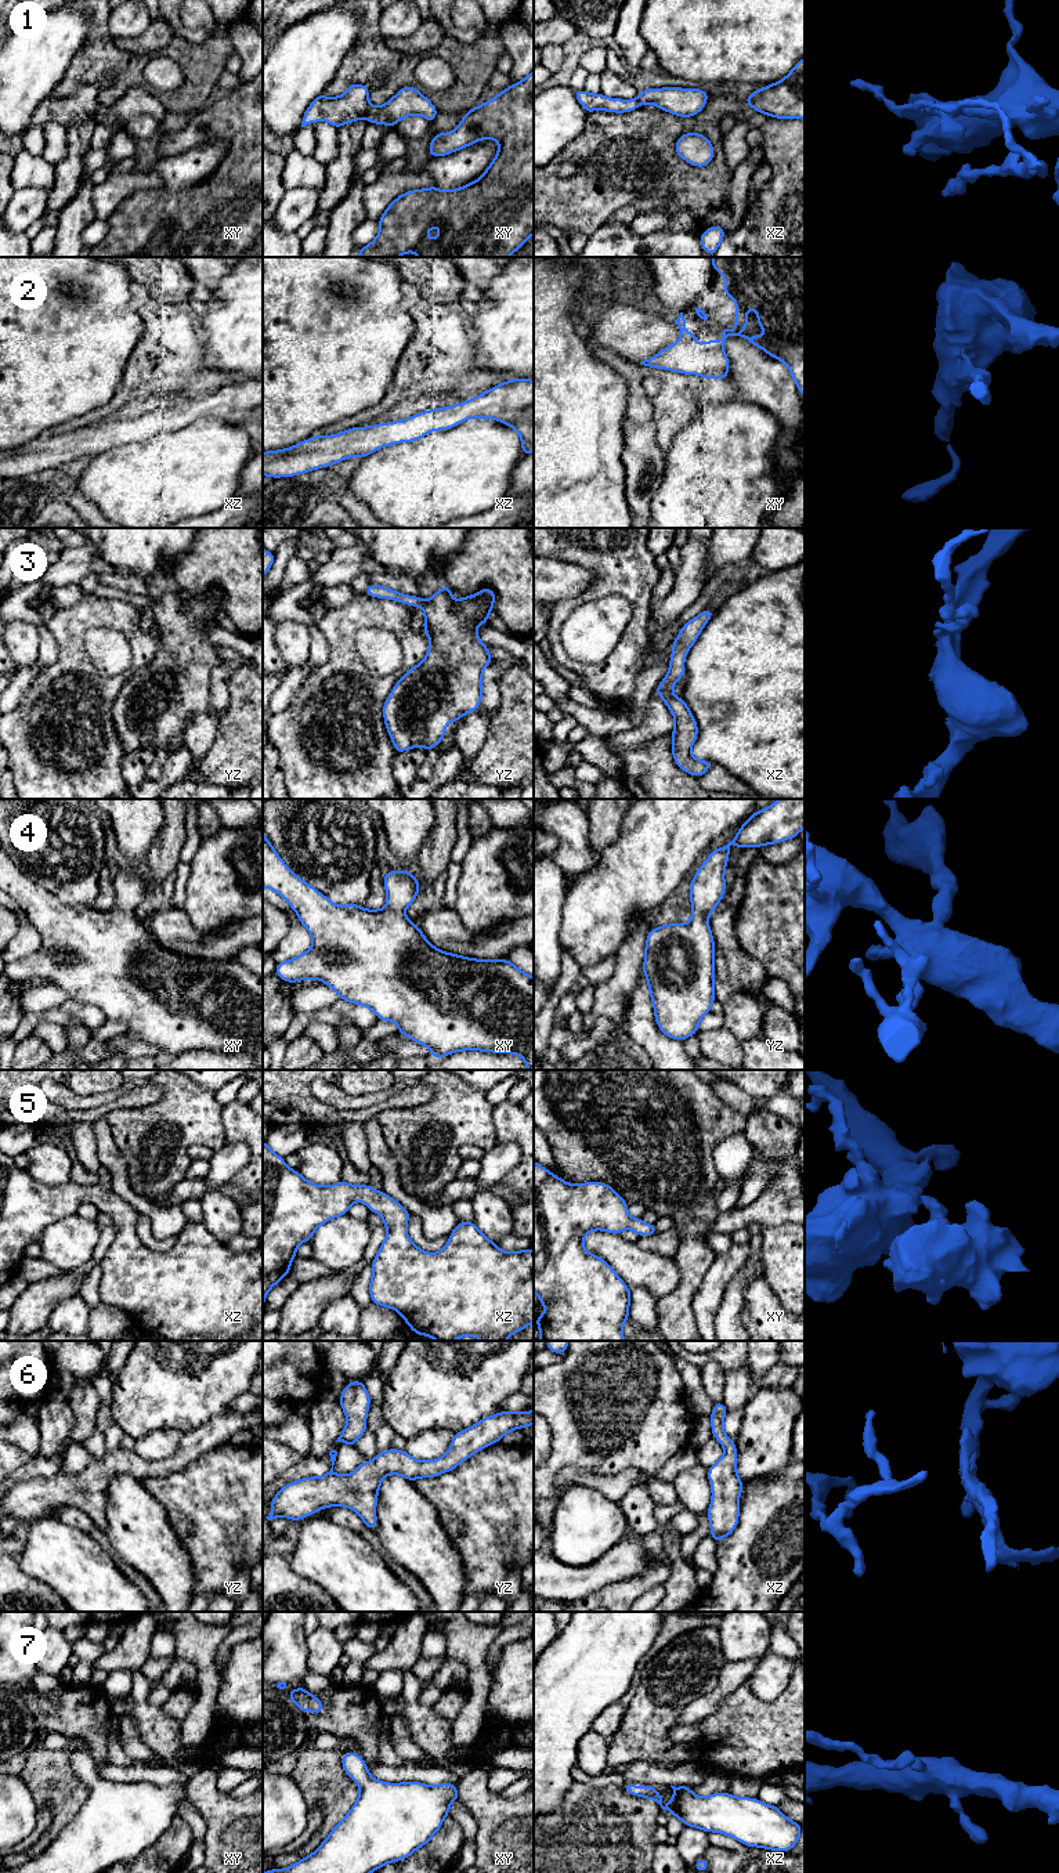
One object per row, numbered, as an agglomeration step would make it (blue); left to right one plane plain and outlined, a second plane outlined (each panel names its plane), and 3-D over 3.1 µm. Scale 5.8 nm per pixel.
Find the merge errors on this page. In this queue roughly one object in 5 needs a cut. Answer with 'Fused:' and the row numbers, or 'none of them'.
Fused: 1

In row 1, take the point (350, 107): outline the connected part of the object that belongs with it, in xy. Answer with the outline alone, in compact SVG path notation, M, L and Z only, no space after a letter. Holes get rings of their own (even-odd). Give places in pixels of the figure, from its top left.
M358 83L350 84L347 91L339 97L326 98L321 93L304 112L301 127L318 120L326 120L335 129L339 129L343 124L366 117L369 108L368 97L369 88L366 84Z

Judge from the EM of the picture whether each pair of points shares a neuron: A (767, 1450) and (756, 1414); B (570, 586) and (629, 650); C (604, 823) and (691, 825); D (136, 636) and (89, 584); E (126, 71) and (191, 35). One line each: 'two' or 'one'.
A: one
B: two
C: two
D: two
E: two

